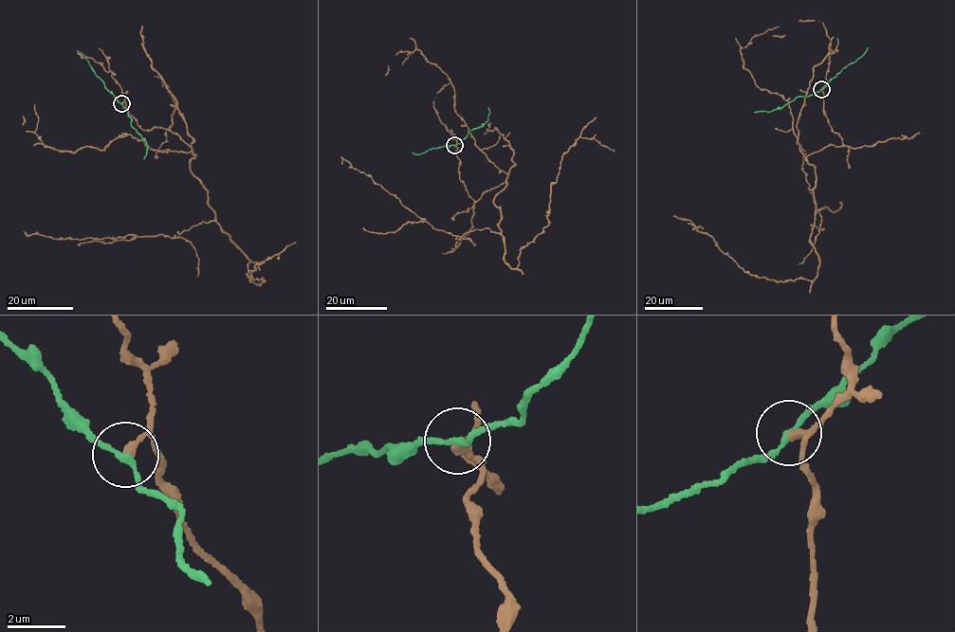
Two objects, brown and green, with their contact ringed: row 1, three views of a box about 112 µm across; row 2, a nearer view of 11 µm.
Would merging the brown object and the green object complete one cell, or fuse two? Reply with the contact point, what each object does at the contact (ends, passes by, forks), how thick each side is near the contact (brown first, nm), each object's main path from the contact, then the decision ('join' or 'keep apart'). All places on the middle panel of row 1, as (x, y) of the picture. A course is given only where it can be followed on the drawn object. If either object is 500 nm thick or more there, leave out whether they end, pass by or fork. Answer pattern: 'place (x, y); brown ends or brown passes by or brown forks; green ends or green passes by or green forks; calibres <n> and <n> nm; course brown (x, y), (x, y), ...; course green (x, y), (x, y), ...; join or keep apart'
place (454, 145); brown passes by; green passes by; calibres 190 and 190 nm; course brown (454, 146), (474, 201), (505, 182), (493, 201), (513, 269), (548, 224), (561, 156), (579, 137), (614, 152); course green (454, 145), (462, 141), (468, 131), (480, 127), (487, 120), (488, 108); keep apart

